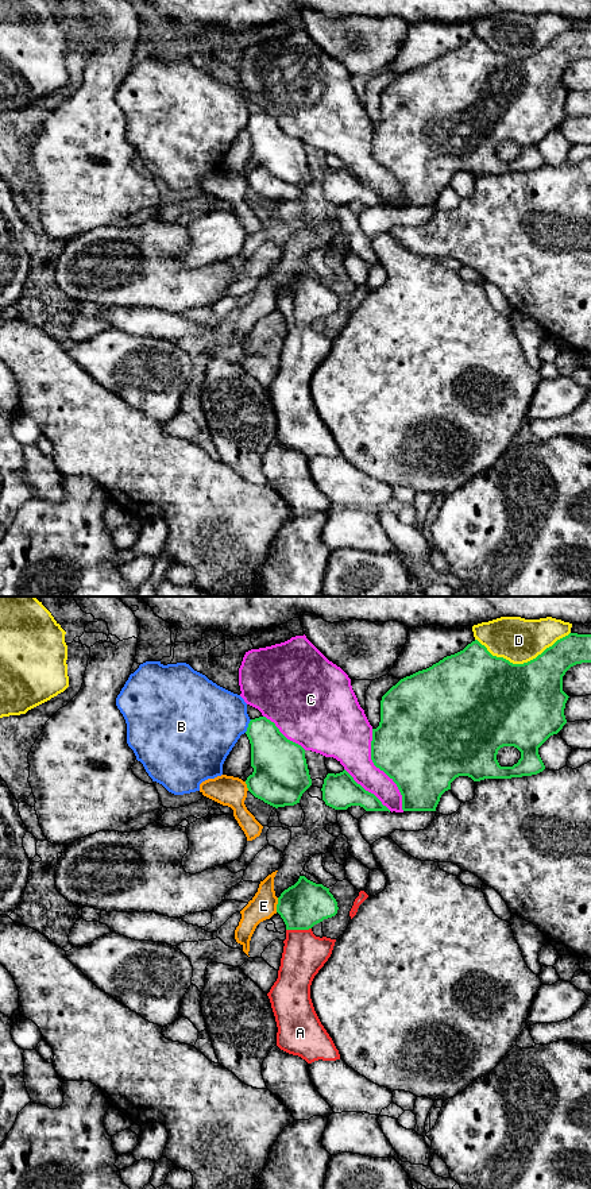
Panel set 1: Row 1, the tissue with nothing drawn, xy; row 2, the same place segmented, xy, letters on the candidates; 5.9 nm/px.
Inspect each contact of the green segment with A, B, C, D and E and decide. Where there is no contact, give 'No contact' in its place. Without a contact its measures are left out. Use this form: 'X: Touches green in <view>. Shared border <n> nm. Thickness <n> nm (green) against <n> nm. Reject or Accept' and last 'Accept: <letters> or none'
A: Touches green in xy. Shared border 150 nm. Thickness 280 nm (green) against 260 nm. Accept
B: Touches green in xy. Shared border 90 nm. Thickness 280 nm (green) against 420 nm. Reject
C: Touches green in xy. Shared border 500 nm. Thickness 480 nm (green) against 260 nm. Reject
D: Touches green in xy. Shared border 550 nm. Thickness 500 nm (green) against 260 nm. Reject
E: Touches green in xy. Shared border 90 nm. Thickness 280 nm (green) against 160 nm. Reject
Accept: A

